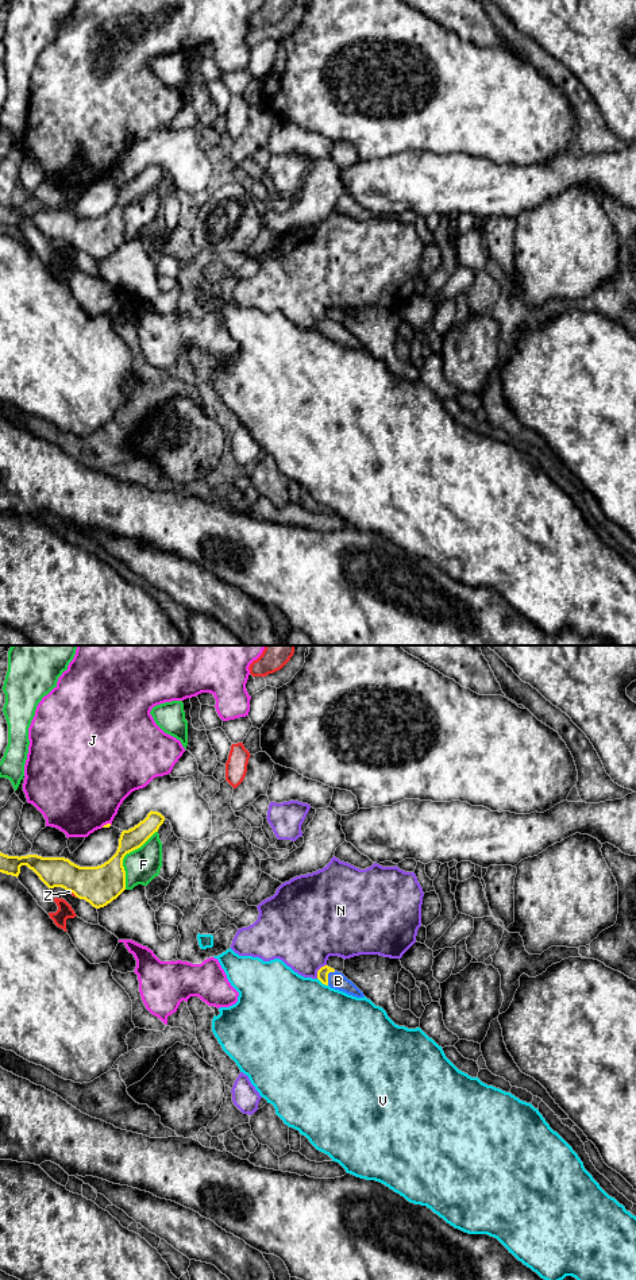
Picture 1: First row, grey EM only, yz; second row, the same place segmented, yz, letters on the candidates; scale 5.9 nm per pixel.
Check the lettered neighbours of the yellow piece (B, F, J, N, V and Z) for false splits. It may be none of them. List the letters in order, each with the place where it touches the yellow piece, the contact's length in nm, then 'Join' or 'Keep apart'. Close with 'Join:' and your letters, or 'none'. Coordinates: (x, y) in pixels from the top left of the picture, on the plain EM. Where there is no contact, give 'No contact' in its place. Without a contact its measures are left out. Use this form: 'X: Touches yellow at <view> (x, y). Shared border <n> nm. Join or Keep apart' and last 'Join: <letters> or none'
B: Touches yellow at yz (327, 328). Shared border 100 nm. Join
F: Touches yellow at yz (124, 207). Shared border 400 nm. Keep apart
J: Touches yellow at yz (107, 176). Shared border 70 nm. Keep apart
N: Touches yellow at yz (318, 323). Shared border 110 nm. Keep apart
V: Touches yellow at yz (323, 335). Shared border 80 nm. Keep apart
Z: Touches yellow at yz (73, 245). Shared border 70 nm. Keep apart
Join: B

